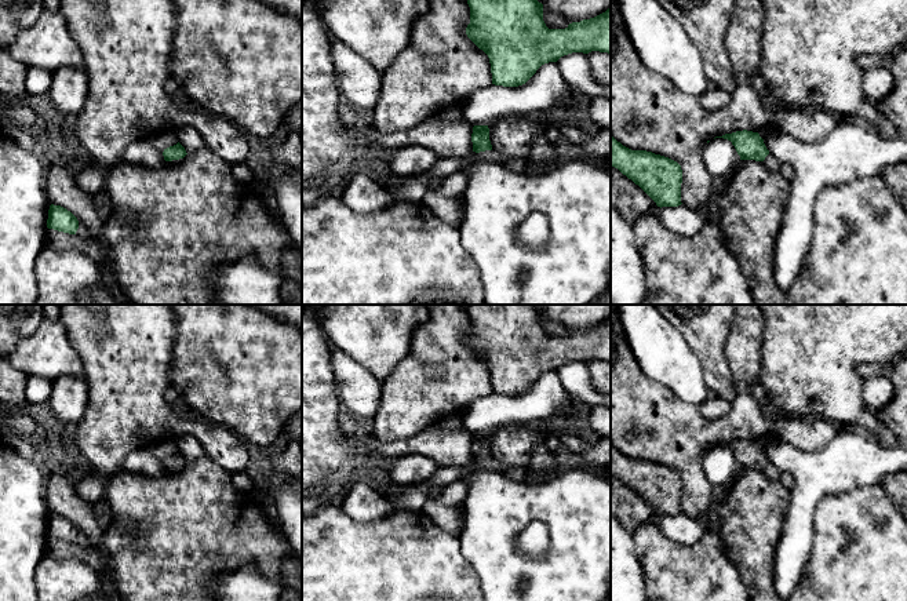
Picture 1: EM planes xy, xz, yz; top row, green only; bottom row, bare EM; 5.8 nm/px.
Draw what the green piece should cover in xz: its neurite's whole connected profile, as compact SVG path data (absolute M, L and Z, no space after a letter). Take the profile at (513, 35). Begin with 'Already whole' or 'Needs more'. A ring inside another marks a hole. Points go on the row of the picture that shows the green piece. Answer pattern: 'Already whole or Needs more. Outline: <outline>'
Already whole. Outline: M467 0L467 4L470 23L466 34L488 55L495 85L522 85L542 65L572 52L611 54L611 8L594 18L572 22L565 29L549 29L543 21L543 4L538 0Z

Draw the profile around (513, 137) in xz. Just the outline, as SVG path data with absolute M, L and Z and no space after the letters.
M506 117L496 120L489 128L492 149L506 157L527 160L535 138L551 124L533 121L529 117Z

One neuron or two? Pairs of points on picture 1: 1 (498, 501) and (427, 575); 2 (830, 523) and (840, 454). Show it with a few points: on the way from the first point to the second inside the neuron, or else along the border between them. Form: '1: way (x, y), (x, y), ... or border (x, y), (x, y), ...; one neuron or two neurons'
1: border (459, 538), (459, 550), (474, 569); two neurons
2: border (864, 484), (827, 494), (816, 506), (812, 518); two neurons

